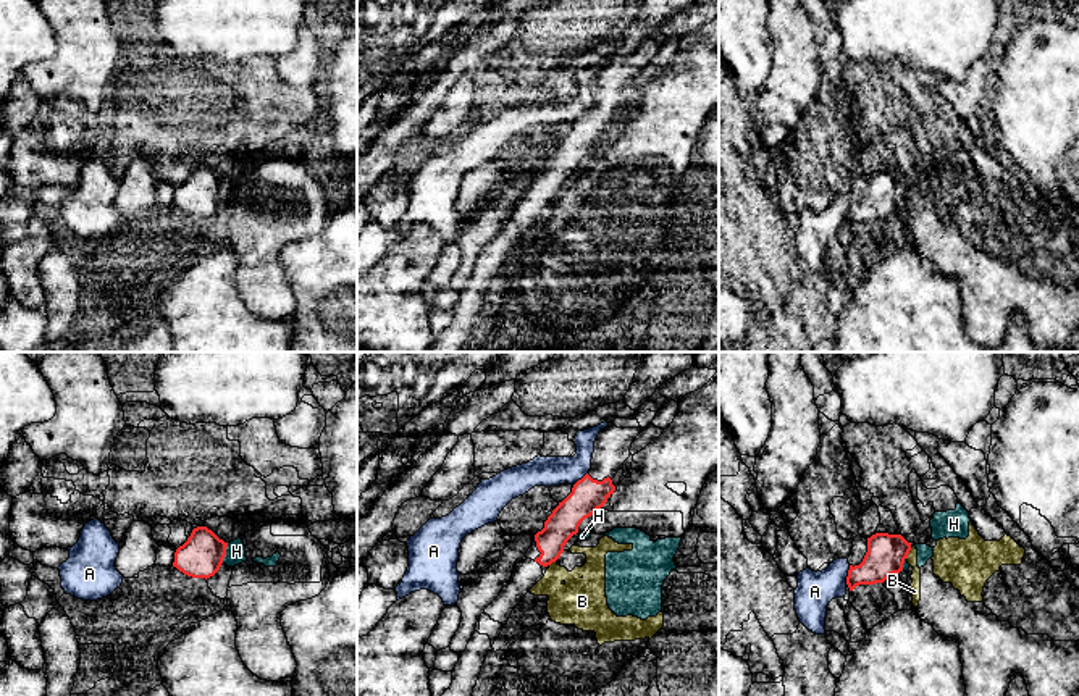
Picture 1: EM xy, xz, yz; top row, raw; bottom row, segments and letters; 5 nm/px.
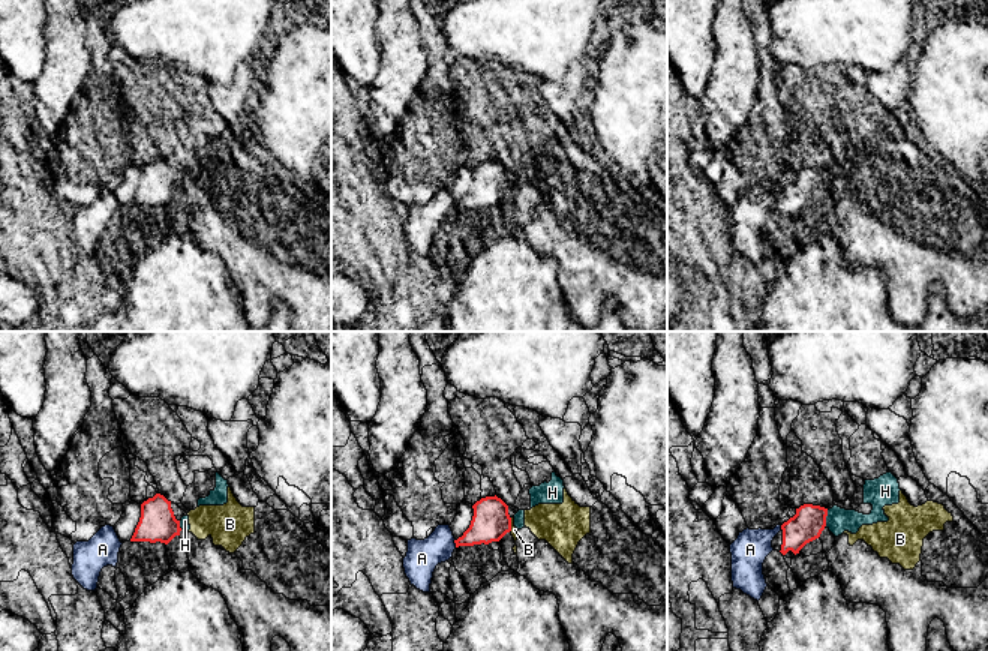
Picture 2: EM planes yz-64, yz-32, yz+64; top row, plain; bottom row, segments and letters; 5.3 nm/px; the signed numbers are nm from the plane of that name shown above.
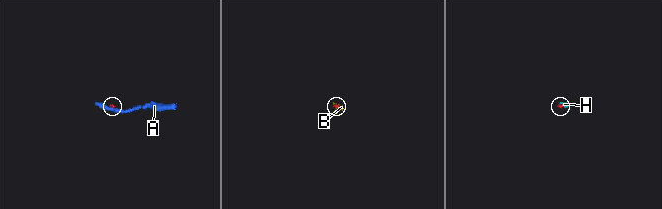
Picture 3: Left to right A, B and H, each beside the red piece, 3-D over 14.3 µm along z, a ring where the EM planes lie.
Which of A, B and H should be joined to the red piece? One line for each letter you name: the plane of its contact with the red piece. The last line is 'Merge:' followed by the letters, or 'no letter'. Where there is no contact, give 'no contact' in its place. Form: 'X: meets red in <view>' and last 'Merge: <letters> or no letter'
Merge: no letter

